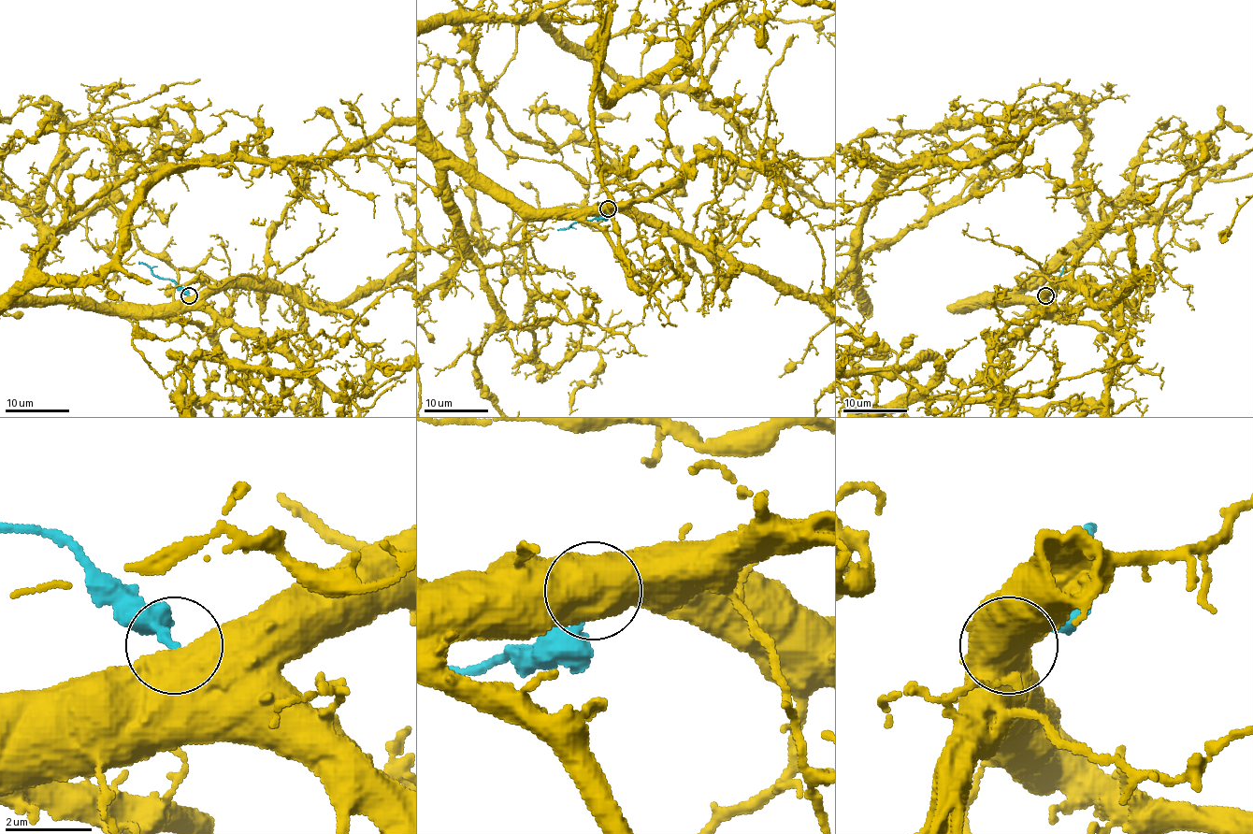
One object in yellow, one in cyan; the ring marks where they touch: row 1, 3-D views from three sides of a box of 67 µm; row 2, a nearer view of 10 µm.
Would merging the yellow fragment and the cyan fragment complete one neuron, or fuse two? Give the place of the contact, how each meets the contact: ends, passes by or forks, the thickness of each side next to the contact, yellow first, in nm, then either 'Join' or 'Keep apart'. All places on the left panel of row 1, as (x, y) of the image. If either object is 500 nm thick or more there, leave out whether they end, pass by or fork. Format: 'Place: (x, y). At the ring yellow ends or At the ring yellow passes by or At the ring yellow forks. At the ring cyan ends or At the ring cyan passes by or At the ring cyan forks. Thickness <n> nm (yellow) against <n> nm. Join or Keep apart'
Place: (189, 295). Thickness 950 nm (yellow) against 190 nm. Keep apart

